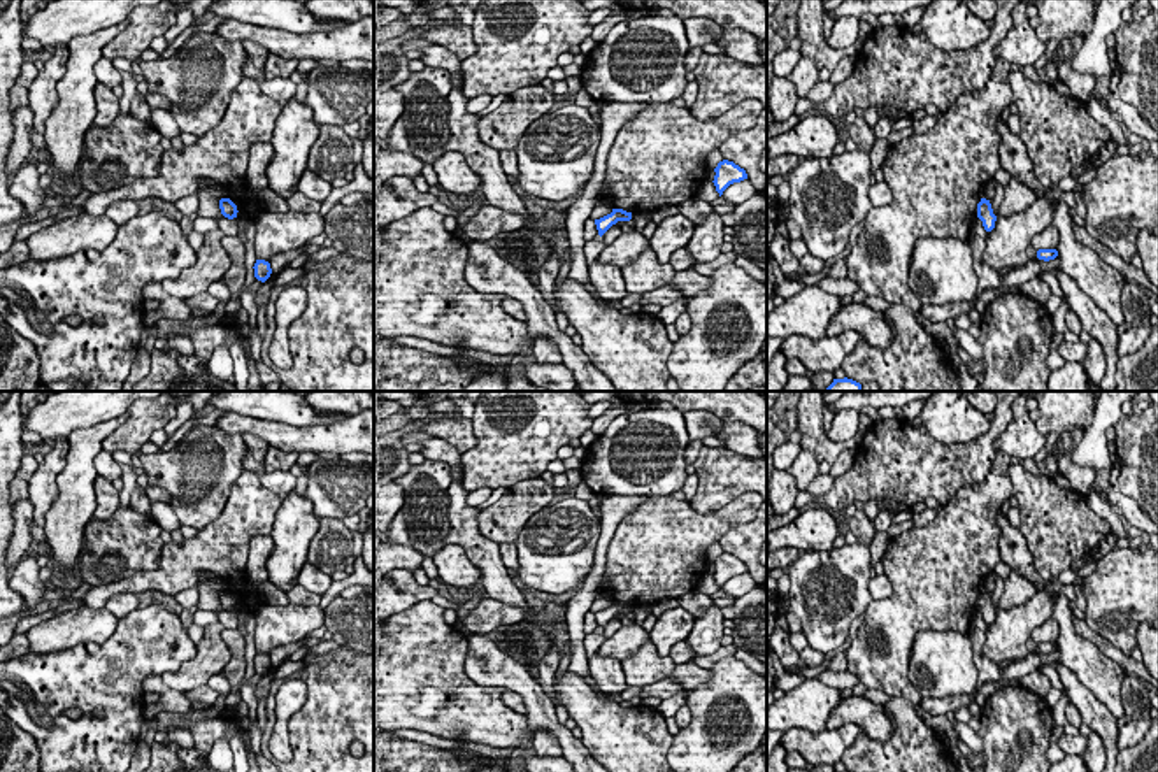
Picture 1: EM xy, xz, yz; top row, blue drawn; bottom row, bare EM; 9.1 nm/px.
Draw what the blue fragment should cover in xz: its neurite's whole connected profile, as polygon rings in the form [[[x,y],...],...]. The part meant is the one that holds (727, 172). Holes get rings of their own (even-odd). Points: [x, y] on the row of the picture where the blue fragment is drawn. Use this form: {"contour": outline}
{"contour": [[[728,160],[719,161],[718,167],[714,168],[714,172],[716,172],[716,175],[714,175],[712,182],[714,182],[719,197],[730,184],[747,179],[746,170]]]}

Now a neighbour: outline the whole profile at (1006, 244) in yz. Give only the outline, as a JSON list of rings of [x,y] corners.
[[[1049,186],[1026,211],[1012,216],[997,216],[995,228],[986,232],[986,249],[983,263],[1000,272],[1012,270],[1028,263],[1026,247],[1033,237],[1053,223],[1054,204],[1062,198],[1056,186]]]

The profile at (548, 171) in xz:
[[[575,104],[533,121],[521,137],[518,182],[532,198],[567,200],[595,172],[600,126],[588,107]]]

